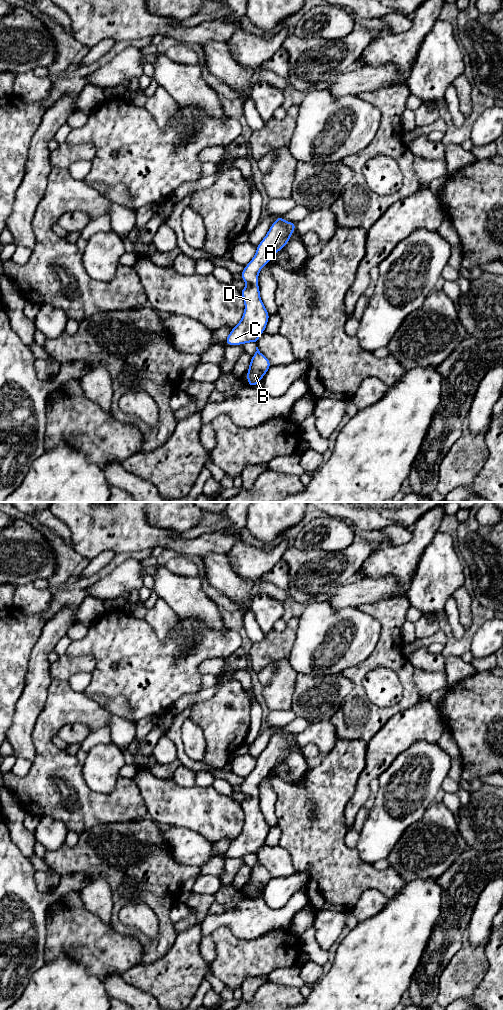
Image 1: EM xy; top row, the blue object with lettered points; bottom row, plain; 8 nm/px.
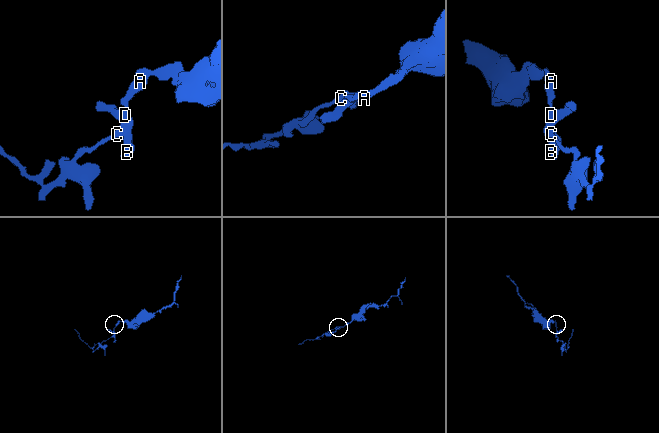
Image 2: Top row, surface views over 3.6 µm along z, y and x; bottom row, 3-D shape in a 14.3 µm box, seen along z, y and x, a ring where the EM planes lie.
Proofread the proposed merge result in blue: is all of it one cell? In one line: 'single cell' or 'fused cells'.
single cell

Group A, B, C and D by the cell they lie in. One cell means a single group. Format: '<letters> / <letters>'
A B C D

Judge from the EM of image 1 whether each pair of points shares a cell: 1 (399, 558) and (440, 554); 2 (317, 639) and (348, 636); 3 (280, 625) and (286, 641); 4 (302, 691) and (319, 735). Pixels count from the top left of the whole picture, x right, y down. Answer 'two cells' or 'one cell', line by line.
1: two cells
2: one cell
3: two cells
4: two cells

